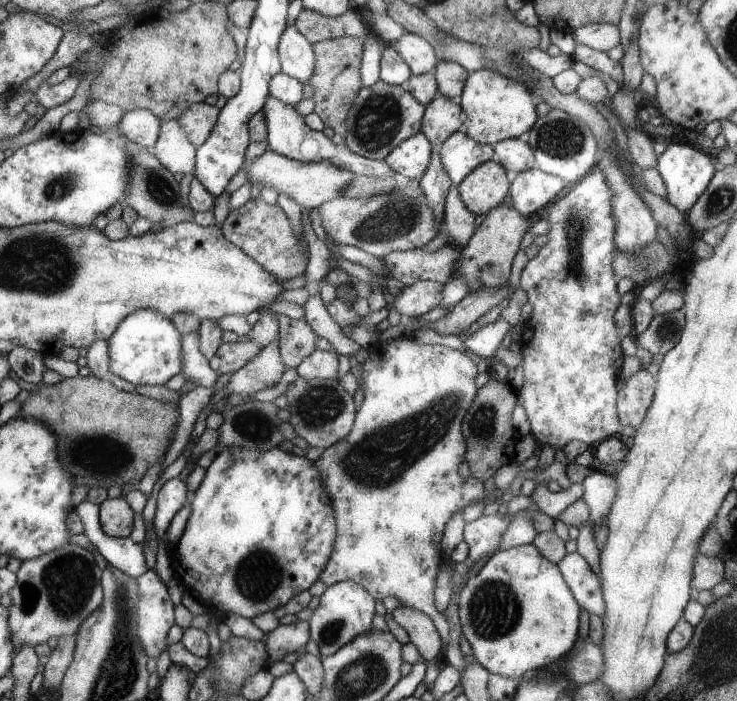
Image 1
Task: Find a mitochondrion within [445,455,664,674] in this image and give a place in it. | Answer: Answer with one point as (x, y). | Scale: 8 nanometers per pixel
(494, 609)

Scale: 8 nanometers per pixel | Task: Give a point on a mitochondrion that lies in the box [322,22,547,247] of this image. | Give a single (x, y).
(377, 121)

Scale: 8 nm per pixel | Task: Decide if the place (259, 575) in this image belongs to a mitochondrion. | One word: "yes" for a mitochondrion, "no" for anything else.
yes

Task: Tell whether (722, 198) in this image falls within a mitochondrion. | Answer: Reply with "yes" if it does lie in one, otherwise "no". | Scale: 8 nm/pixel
yes

